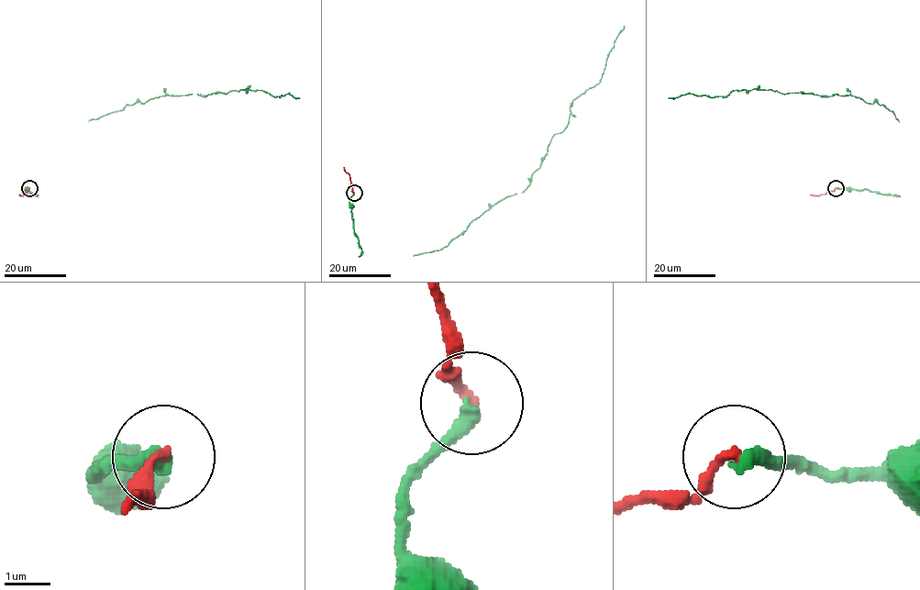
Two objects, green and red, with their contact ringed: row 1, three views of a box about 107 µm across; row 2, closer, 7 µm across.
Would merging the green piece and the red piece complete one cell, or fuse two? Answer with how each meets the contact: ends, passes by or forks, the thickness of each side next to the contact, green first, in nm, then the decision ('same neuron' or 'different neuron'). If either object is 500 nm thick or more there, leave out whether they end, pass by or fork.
green ends there; red ends there; 360 nm thick on the green side, 220 nm on the other; same neuron

